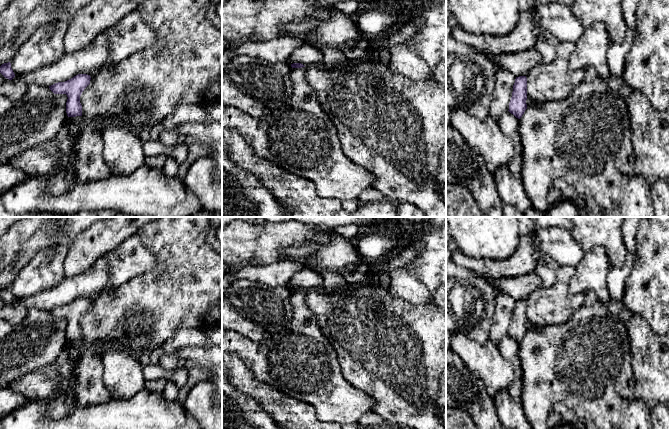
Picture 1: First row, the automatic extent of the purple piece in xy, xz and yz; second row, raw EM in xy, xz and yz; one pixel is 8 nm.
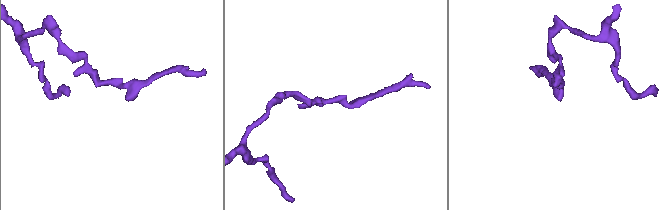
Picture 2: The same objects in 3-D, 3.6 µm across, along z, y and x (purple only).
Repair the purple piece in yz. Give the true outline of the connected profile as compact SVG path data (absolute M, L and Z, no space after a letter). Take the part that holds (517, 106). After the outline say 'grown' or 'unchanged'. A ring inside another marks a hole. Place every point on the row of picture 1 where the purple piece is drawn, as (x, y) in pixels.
M526 76L516 77L508 111L516 118L520 119L527 109L526 100L527 78Z; unchanged

